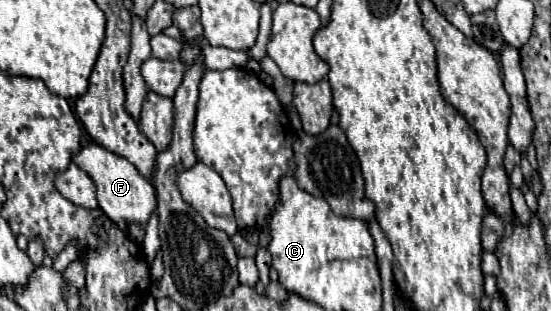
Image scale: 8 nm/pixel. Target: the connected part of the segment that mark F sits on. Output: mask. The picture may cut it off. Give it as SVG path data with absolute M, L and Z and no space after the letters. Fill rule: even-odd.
M87 142L81 146L77 154L73 154L73 162L89 174L97 188L97 202L99 208L121 228L127 230L129 224L139 222L145 224L149 220L149 214L157 208L157 198L155 198L155 188L153 184L139 174L139 170L123 156L113 154L105 150L97 142Z

